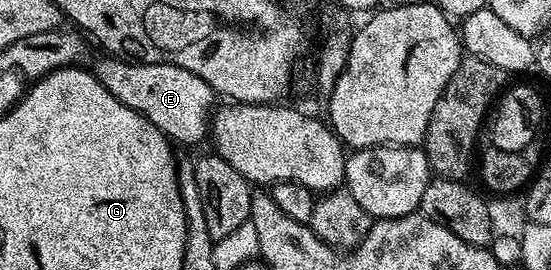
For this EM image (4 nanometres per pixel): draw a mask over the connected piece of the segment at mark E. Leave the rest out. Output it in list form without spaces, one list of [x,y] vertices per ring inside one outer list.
[[[120,56],[103,57],[97,60],[96,66],[94,65],[96,79],[119,102],[126,104],[146,120],[150,120],[150,124],[154,124],[154,128],[158,128],[173,143],[185,142],[186,145],[192,146],[195,142],[200,142],[203,138],[205,141],[209,137],[210,119],[214,113],[214,105],[212,106],[214,91],[210,88],[210,84],[206,84],[206,80],[194,76],[194,72],[190,72],[186,68],[178,68],[169,62],[138,62],[135,60],[125,60]]]

